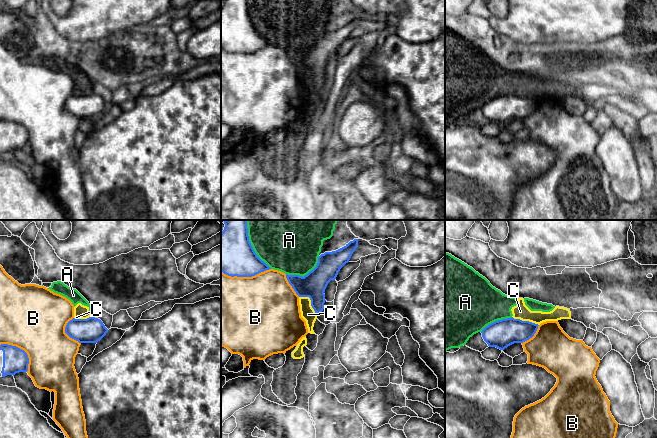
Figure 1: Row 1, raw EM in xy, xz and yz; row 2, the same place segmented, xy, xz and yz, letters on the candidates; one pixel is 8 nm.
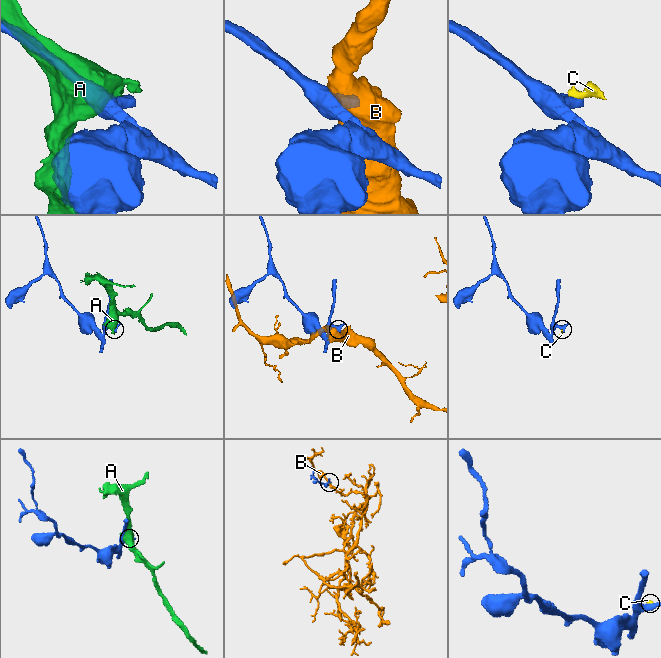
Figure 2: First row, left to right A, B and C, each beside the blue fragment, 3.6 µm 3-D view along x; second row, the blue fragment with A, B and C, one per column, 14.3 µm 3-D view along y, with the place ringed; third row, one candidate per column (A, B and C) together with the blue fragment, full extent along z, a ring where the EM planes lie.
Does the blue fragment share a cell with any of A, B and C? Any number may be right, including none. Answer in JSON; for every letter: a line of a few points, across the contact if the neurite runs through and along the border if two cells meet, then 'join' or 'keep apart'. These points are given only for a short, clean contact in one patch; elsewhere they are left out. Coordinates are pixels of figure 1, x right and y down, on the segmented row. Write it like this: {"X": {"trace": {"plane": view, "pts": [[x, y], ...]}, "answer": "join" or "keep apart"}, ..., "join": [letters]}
{"A": {"answer": "keep apart"}, "B": {"answer": "keep apart"}, "C": {"trace": {"plane": "xz", "pts": [[299, 296], [307, 296], [309, 298], [310, 305], [316, 314]]}, "answer": "keep apart"}, "join": []}

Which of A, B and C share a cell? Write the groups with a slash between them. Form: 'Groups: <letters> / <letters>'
Groups: A C / B

